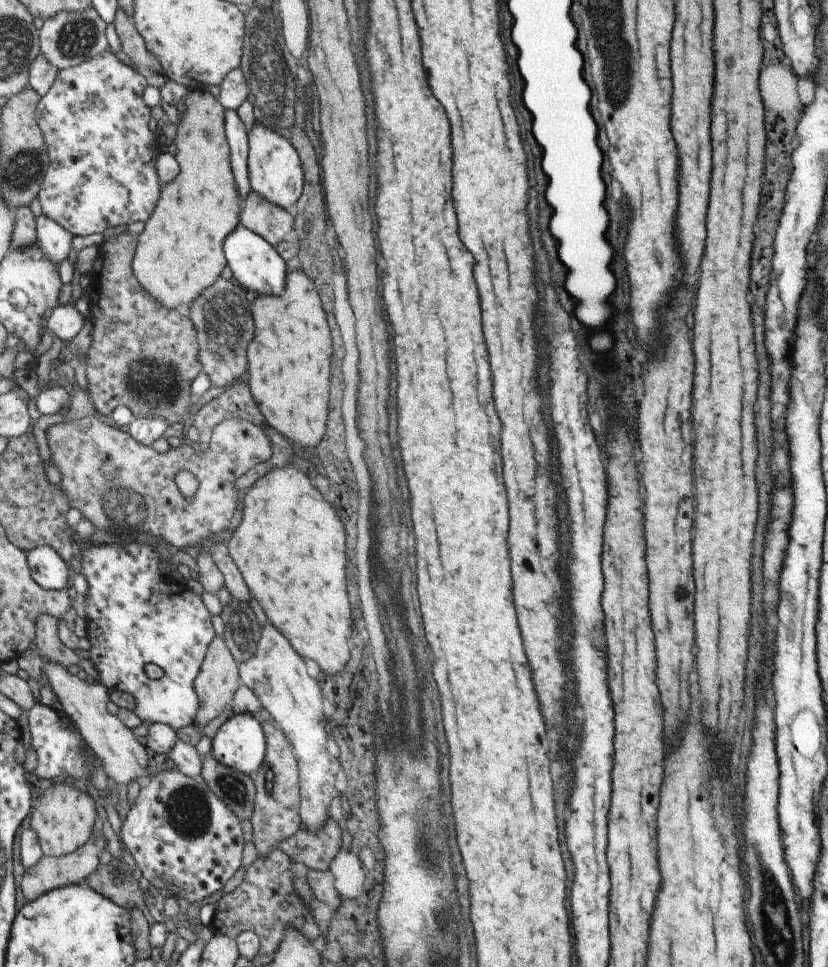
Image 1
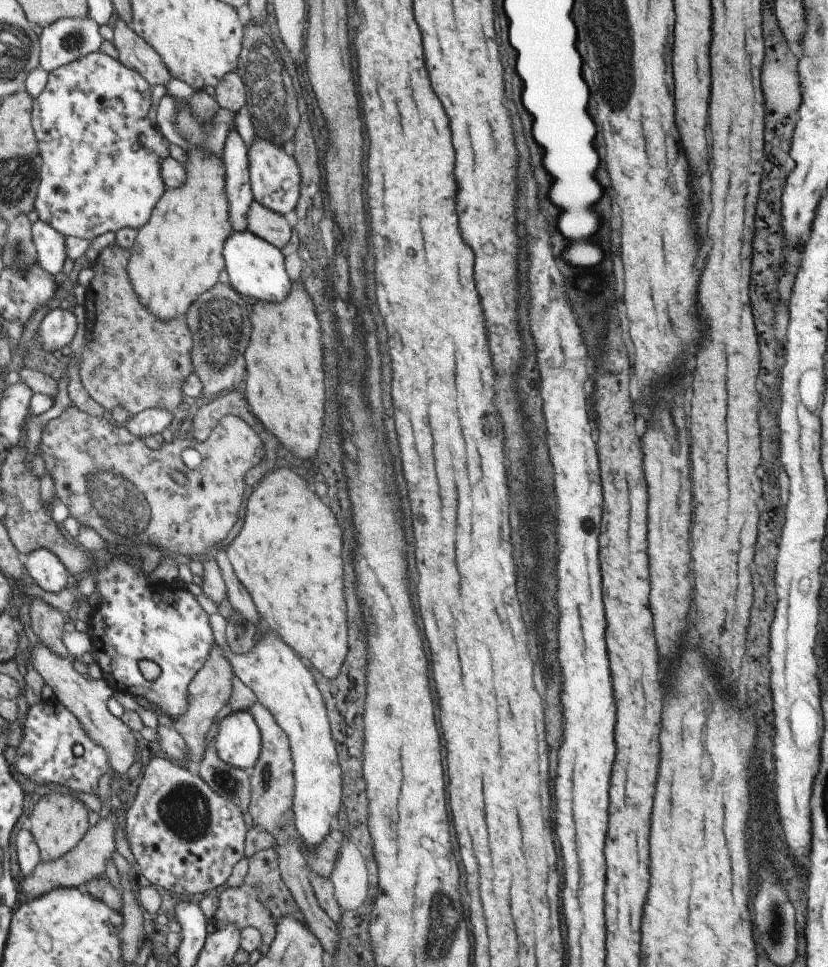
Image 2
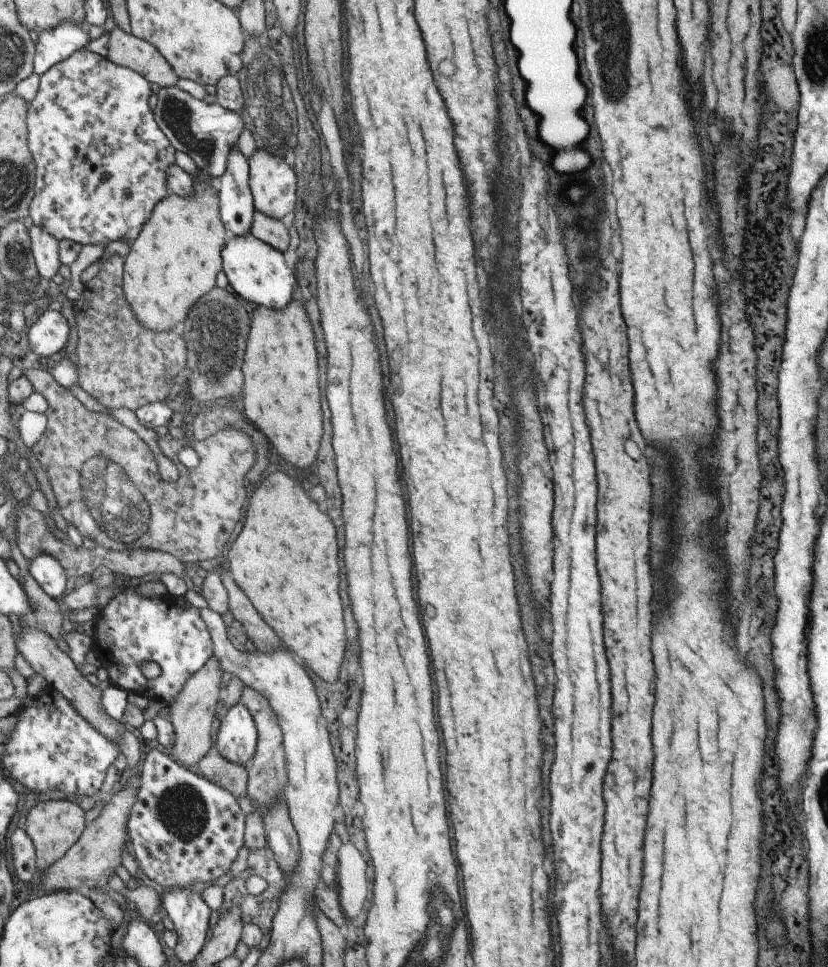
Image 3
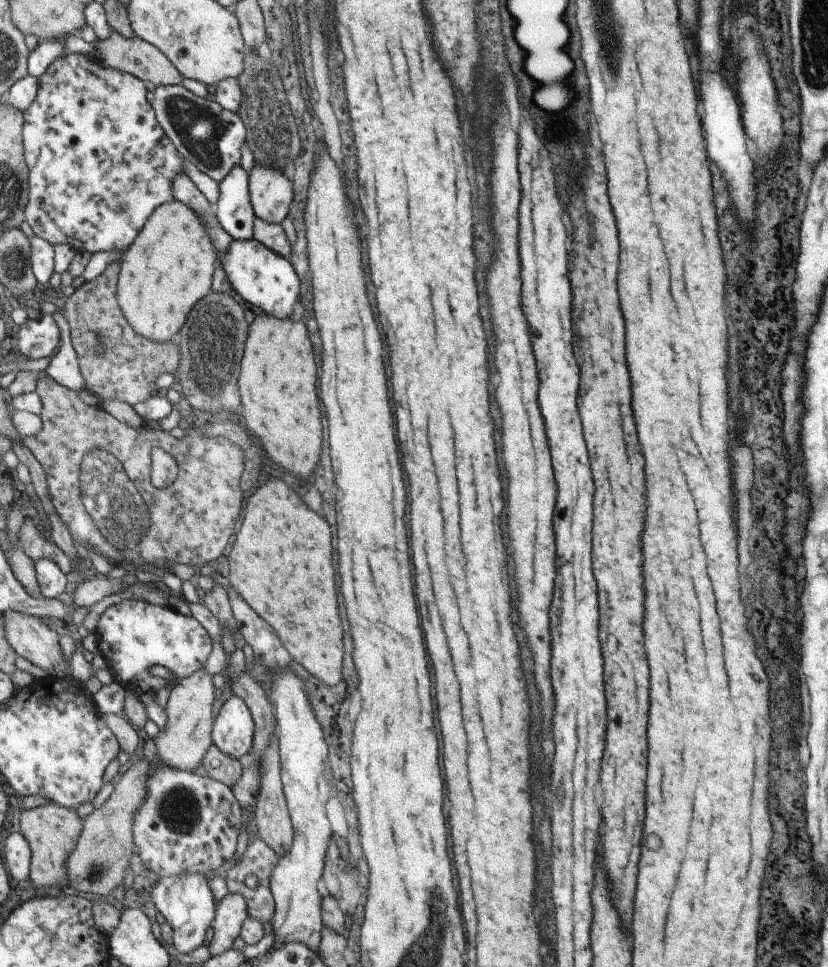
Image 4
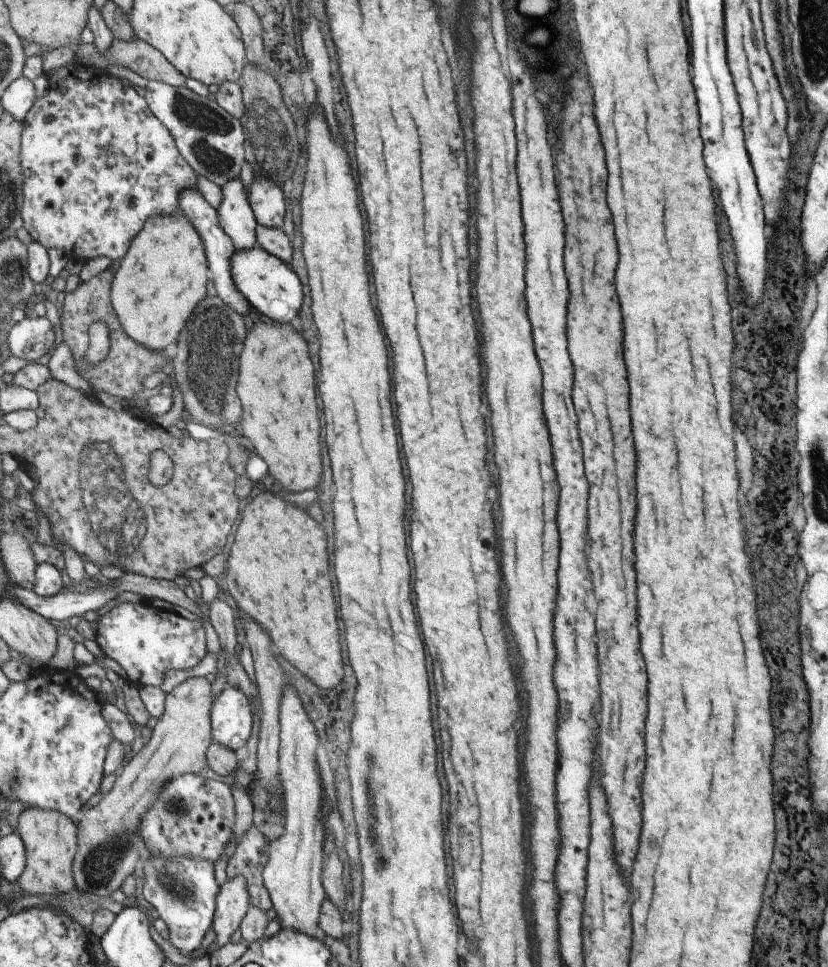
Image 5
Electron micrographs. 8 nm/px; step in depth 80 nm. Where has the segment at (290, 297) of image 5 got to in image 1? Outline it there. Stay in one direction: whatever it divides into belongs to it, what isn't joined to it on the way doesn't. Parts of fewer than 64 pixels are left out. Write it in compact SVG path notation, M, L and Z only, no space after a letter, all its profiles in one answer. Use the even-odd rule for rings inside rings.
M241 224L228 234L224 241L225 258L228 258L228 266L233 278L238 285L245 286L250 291L255 291L259 295L279 296L284 290L284 280L286 277L285 262L266 239L261 235L249 230Z

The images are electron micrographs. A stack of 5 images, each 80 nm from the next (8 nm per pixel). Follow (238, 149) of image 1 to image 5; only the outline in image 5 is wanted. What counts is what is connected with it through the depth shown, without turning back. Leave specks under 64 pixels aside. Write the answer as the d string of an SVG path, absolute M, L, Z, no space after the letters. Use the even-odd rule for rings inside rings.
M239 177L225 181L221 187L218 217L223 232L231 239L235 251L251 249L256 244L255 213Z

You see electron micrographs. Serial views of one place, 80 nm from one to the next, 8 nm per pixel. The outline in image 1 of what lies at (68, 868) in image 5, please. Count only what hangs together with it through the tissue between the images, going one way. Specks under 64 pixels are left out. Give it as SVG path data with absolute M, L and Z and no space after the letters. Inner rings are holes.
M71 783L54 784L44 787L37 808L31 816L31 827L37 831L44 854L52 857L65 856L79 850L93 838L93 828L97 822L97 806L93 796L75 788Z

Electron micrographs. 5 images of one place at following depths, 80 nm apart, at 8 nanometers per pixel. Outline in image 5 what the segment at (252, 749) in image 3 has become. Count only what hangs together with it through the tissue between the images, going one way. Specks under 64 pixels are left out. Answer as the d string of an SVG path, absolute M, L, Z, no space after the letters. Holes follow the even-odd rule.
M225 685L212 708L214 742L233 752L241 748L251 734L247 699L239 688Z

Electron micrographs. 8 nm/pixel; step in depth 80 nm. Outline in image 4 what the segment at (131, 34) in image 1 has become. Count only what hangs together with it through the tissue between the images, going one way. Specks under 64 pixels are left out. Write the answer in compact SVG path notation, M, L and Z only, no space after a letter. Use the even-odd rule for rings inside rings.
M114 30L110 37L105 41L99 42L96 48L97 52L94 52L92 56L100 58L100 61L104 62L105 66L133 73L140 79L152 82L157 88L167 85L181 85L185 79L176 64L173 64L162 50L137 35L133 38L127 38Z

